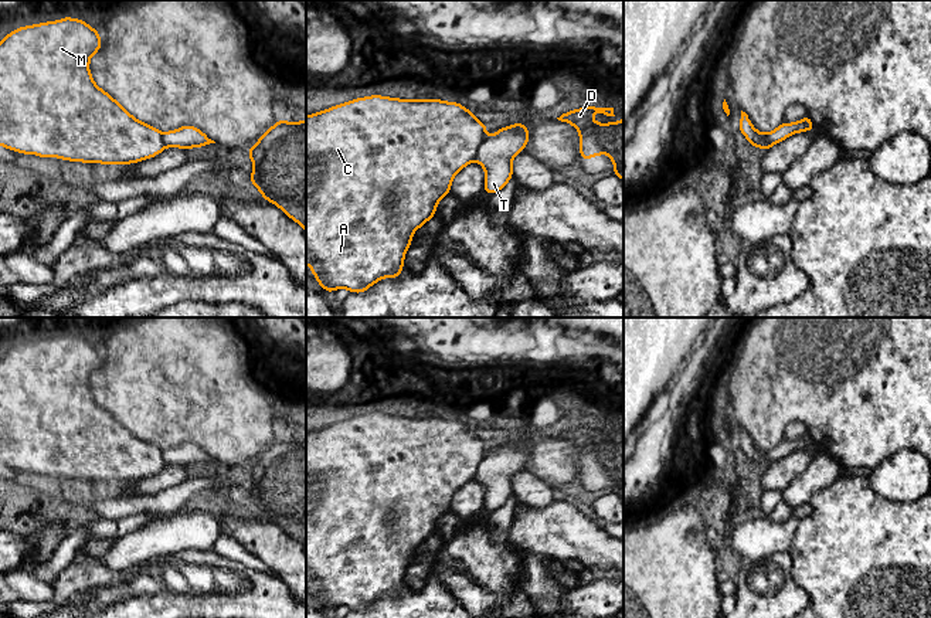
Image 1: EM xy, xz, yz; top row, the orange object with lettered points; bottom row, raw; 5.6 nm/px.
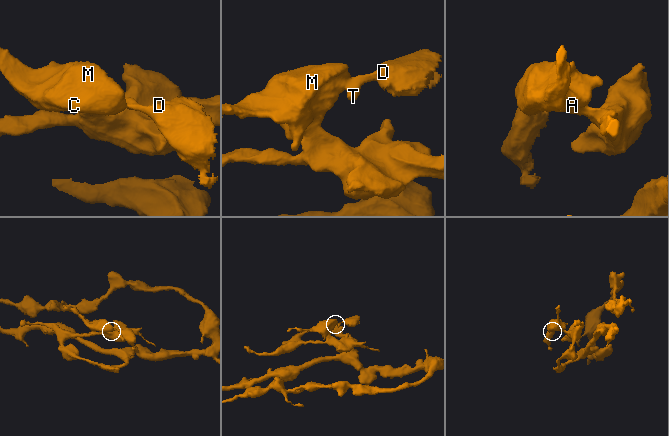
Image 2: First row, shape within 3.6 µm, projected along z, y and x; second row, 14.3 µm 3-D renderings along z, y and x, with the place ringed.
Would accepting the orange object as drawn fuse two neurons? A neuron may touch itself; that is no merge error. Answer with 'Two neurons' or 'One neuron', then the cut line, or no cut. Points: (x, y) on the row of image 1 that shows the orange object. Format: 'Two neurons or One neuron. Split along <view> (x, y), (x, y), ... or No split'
Two neurons. Split along xz (485, 136), (474, 159)

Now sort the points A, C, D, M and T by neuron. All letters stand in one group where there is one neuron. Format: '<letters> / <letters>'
A C M / D T

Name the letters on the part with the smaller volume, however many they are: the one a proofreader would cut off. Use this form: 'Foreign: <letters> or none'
Foreign: D, T

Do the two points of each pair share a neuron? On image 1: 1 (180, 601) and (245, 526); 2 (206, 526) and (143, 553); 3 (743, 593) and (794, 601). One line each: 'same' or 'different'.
1: different
2: same
3: same

